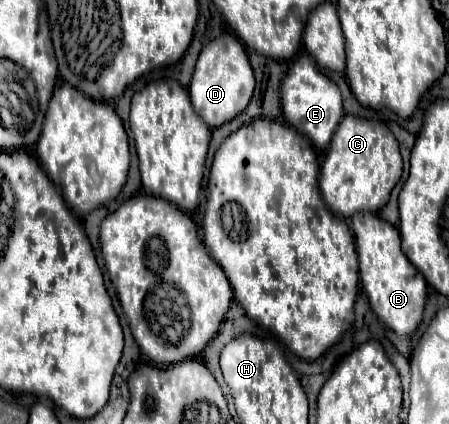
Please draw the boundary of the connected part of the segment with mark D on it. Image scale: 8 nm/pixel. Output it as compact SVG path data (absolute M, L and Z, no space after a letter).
M224 32L212 42L208 42L198 56L190 82L190 100L200 118L204 118L204 122L210 128L222 126L224 122L232 120L238 112L246 108L246 104L252 98L252 92L254 92L254 70L248 62L248 54L242 42L230 32Z

